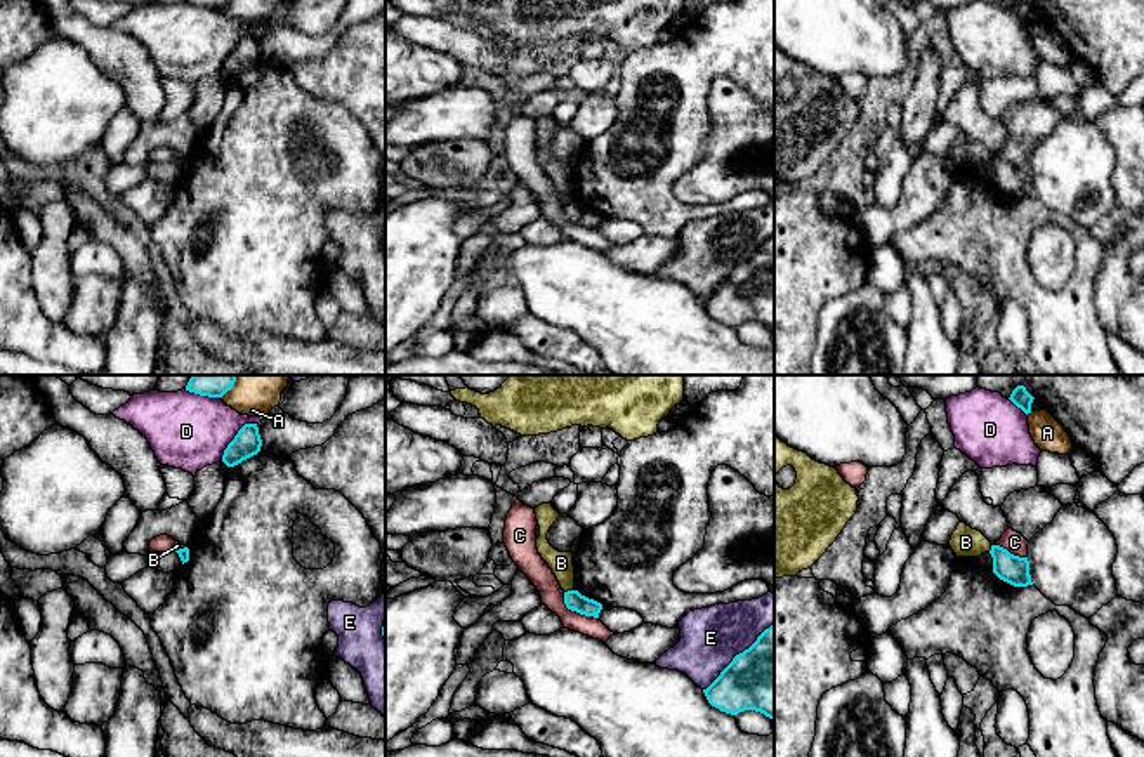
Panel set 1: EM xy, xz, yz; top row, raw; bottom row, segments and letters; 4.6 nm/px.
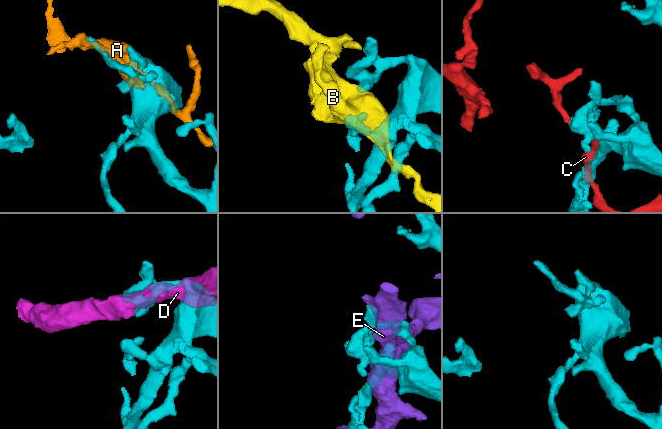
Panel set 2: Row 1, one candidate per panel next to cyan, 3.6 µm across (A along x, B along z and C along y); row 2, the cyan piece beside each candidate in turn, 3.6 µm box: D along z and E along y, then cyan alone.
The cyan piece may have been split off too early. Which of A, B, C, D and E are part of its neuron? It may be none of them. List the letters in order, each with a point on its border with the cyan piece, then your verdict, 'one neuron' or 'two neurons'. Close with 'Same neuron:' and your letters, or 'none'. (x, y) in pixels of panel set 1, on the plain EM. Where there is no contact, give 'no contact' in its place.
A: yz (1028, 23) | two neurons
B: xz (568, 202) | two neurons
C: xz (575, 221) | two neurons
D: xy (235, 49) | two neurons
E: xz (736, 266) | two neurons
Same neuron: none

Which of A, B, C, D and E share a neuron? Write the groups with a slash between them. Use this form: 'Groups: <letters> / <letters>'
Groups: A / B / C / D / E

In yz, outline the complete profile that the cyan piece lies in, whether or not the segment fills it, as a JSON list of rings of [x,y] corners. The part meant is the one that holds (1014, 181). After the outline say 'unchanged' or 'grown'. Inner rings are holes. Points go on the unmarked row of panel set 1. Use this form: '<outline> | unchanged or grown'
[[[991,156],[989,165],[993,168],[993,184],[1000,191],[1003,191],[1014,198],[1033,196],[1028,168],[1014,167],[1000,156]]] | unchanged

